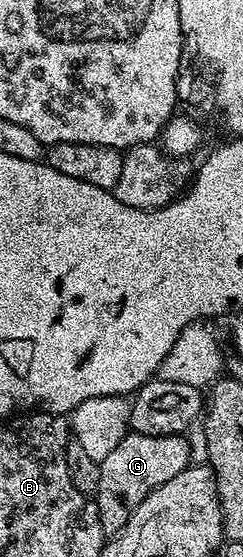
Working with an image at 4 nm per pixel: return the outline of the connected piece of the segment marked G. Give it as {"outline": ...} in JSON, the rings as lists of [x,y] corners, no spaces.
{"outline":[[[129,432],[106,456],[106,460],[100,463],[100,475],[98,476],[98,492],[94,496],[98,516],[102,520],[102,528],[105,535],[116,534],[130,520],[134,508],[154,492],[166,480],[178,476],[193,461],[192,450],[188,447],[187,437],[171,434],[170,436],[146,436]]]}

